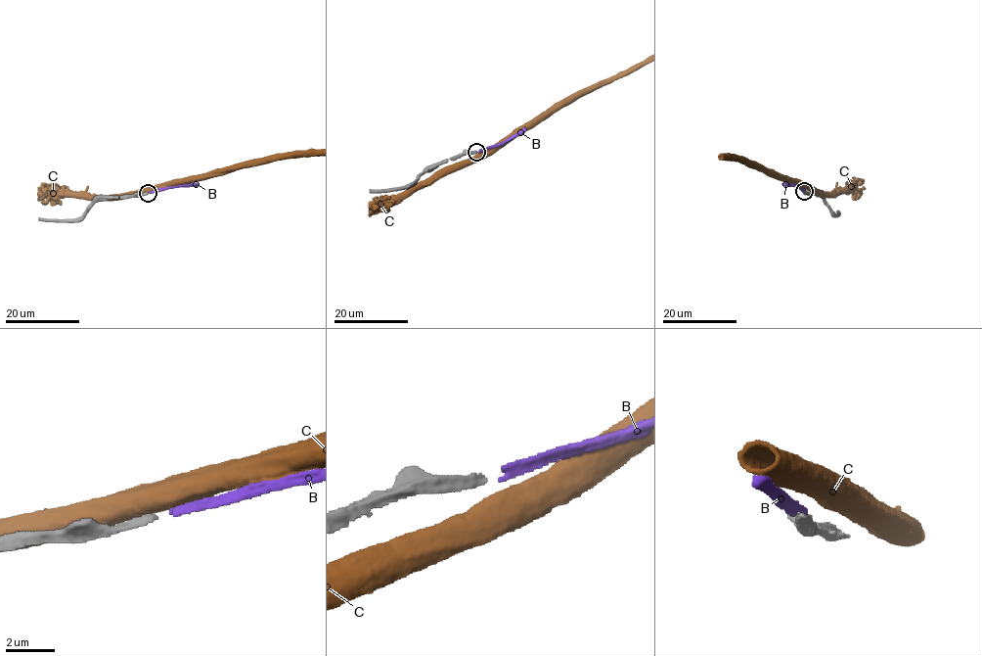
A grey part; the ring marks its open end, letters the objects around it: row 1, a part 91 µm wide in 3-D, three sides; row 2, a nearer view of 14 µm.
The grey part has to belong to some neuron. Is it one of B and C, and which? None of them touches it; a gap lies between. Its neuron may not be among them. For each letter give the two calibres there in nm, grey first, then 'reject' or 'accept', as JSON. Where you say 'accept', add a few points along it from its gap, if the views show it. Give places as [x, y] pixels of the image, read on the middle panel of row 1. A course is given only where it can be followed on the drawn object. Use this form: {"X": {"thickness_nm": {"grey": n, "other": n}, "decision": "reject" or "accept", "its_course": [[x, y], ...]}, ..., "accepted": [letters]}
{"B": {"thickness_nm": {"grey": 320, "other": 320}, "decision": "accept", "its_course": [[478, 152], [503, 144], [524, 127]]}, "C": {"thickness_nm": {"grey": 320, "other": 700}, "decision": "reject"}, "accepted": ["B"]}

